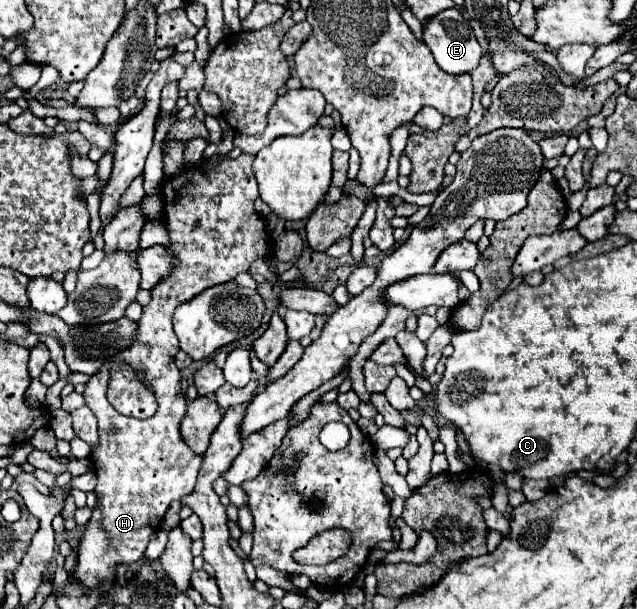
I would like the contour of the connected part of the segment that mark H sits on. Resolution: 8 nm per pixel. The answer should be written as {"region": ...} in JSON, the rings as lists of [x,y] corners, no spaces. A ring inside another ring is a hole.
{"region":[[[240,154],[238,158],[220,160],[214,168],[184,168],[162,184],[164,212],[170,230],[168,248],[178,254],[178,264],[168,278],[152,288],[152,302],[144,306],[144,314],[138,320],[138,340],[132,342],[130,350],[114,356],[114,364],[128,364],[138,372],[154,392],[158,410],[146,420],[116,412],[110,402],[106,402],[110,364],[104,364],[100,372],[88,380],[84,390],[86,406],[98,418],[100,434],[100,446],[90,454],[98,476],[94,488],[98,502],[82,536],[78,564],[74,568],[76,578],[86,588],[114,580],[118,564],[140,560],[170,502],[192,492],[196,484],[202,456],[194,454],[180,436],[186,398],[180,390],[180,370],[174,364],[180,346],[172,330],[172,314],[176,306],[192,300],[210,286],[234,280],[240,272],[248,272],[256,258],[272,254],[264,218],[258,216],[252,206],[258,196],[252,162],[254,156]]]}

